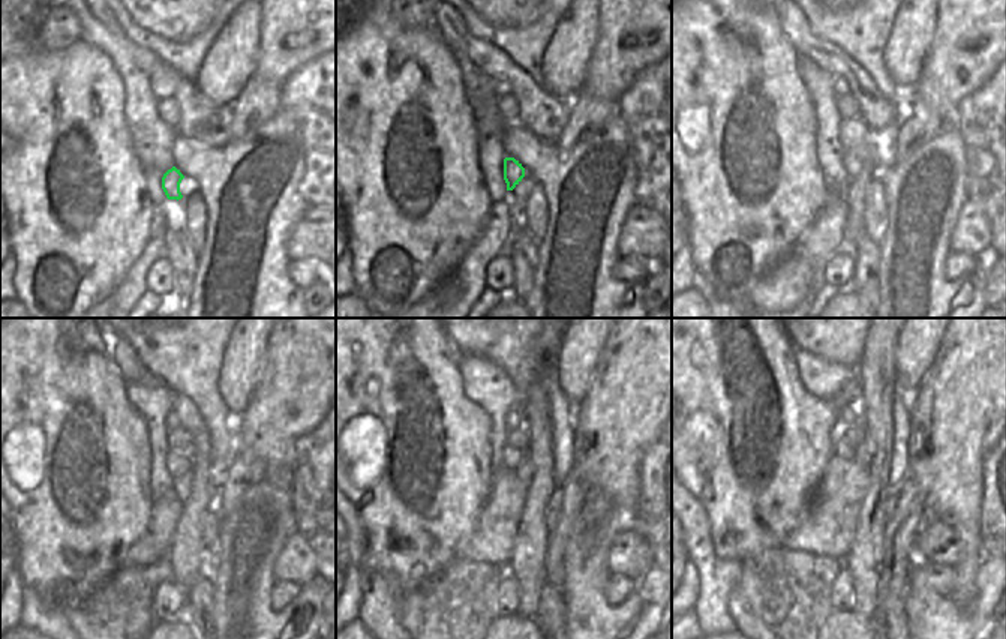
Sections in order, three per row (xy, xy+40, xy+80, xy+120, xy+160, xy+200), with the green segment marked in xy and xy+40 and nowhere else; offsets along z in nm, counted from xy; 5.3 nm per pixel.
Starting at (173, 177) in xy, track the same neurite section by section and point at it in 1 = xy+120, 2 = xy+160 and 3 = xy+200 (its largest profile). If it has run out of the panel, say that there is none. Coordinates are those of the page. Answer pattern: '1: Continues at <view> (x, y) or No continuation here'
1: Continues at xy+120 (182, 486)
2: Continues at xy+160 (525, 471)
3: Continues at xy+200 (862, 452).

